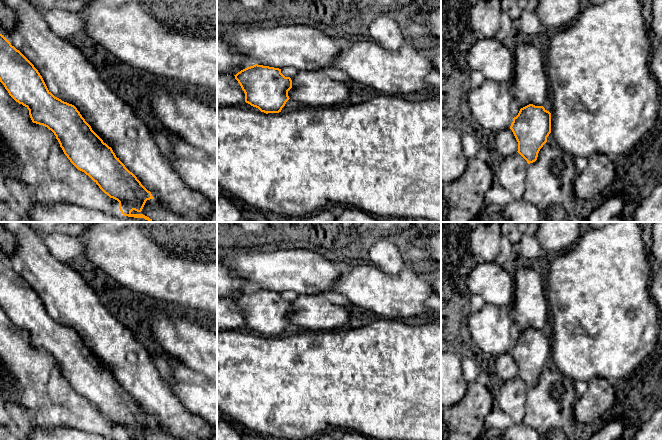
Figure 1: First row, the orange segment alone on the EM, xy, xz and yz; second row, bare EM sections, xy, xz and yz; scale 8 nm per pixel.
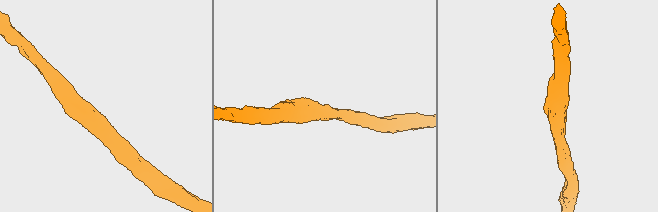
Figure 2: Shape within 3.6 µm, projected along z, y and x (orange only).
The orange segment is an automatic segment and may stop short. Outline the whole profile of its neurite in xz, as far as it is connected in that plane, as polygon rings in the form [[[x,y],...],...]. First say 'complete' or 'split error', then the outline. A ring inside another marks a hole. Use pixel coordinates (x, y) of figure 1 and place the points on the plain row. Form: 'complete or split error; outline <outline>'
complete; outline [[[255,288],[234,300],[245,317],[245,326],[258,332],[261,336],[279,337],[290,323],[288,315],[292,312],[292,304],[290,301],[285,301],[279,292]]]

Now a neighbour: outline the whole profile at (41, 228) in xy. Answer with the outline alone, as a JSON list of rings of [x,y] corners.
[[[25,222],[38,235],[61,233],[80,236],[97,222]]]

